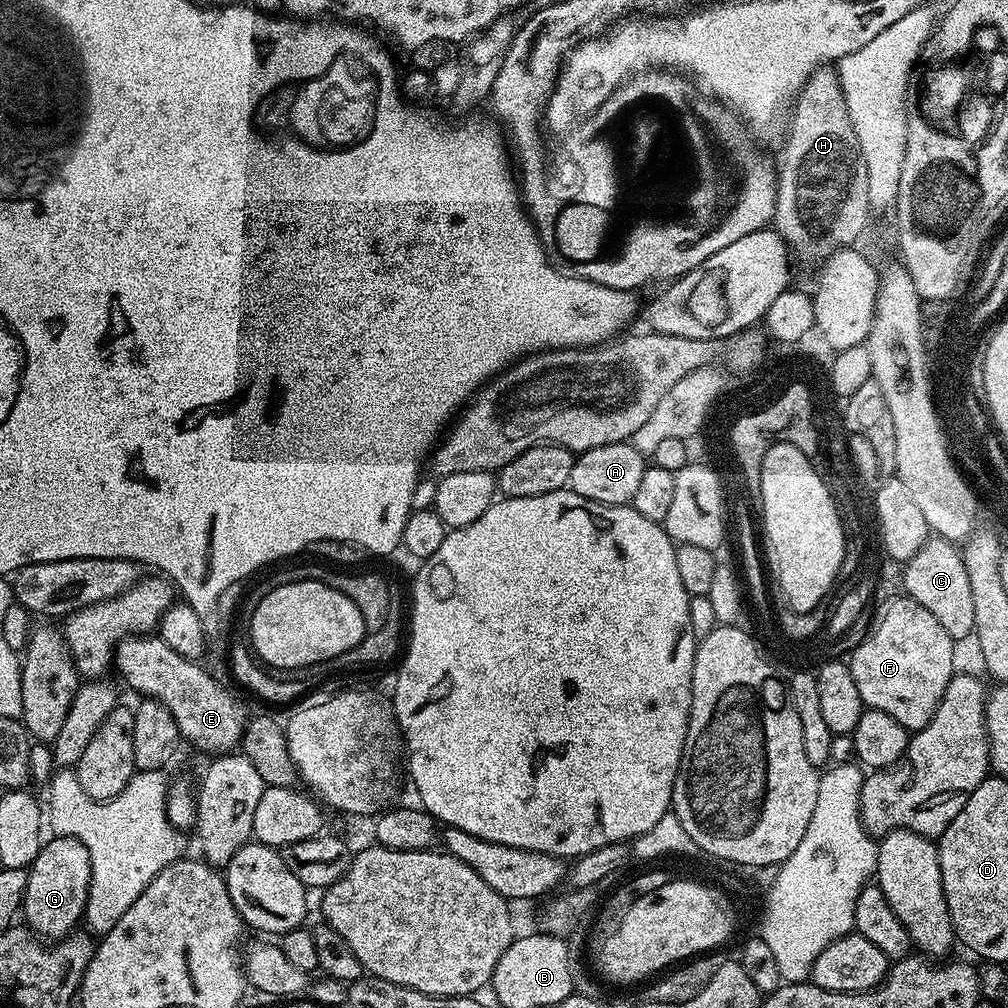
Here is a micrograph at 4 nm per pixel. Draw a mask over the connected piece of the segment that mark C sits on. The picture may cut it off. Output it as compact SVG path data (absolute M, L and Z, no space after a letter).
M933 535L906 561L902 568L904 574L903 591L914 602L926 606L934 618L942 625L942 630L950 634L953 642L960 642L973 635L974 590L970 590L970 574L964 565L961 549L943 536Z

